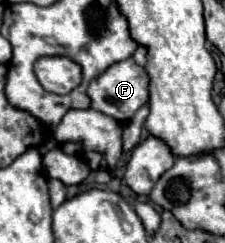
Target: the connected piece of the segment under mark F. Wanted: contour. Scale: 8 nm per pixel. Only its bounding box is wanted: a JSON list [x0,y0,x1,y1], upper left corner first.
[88,58,150,122]

